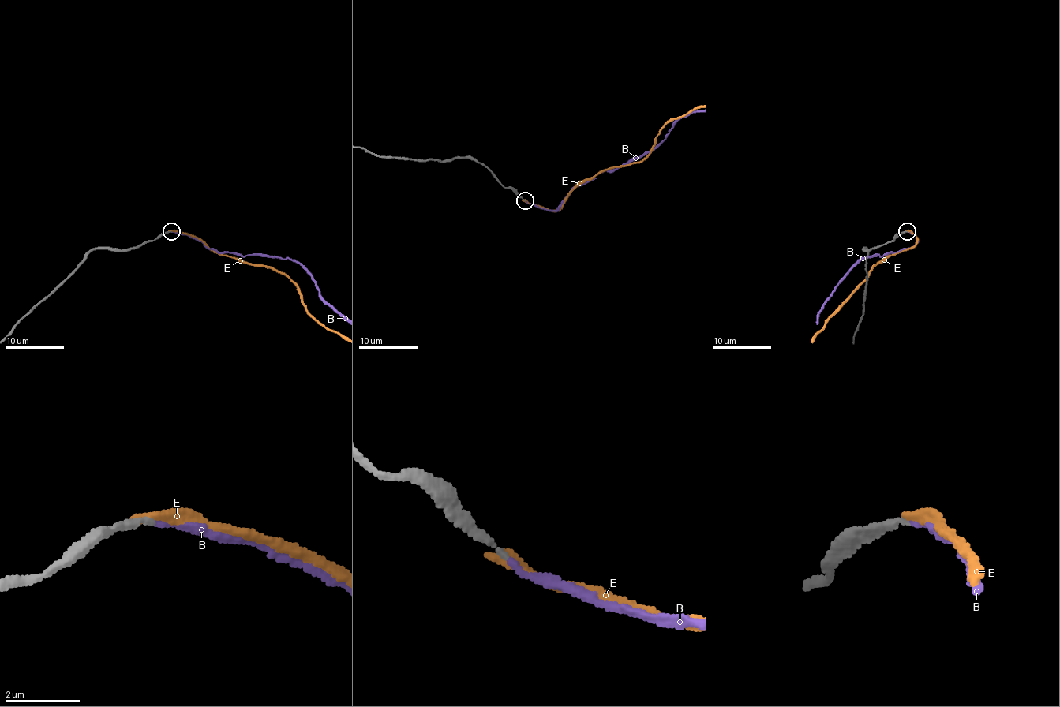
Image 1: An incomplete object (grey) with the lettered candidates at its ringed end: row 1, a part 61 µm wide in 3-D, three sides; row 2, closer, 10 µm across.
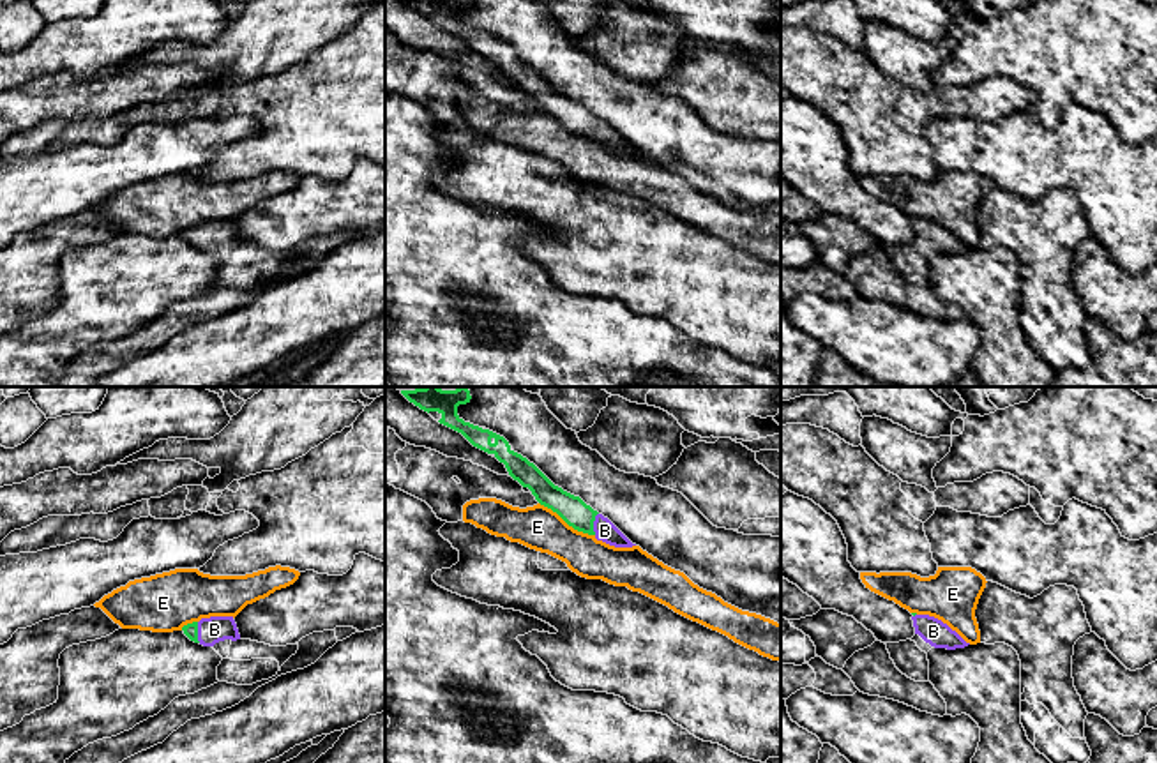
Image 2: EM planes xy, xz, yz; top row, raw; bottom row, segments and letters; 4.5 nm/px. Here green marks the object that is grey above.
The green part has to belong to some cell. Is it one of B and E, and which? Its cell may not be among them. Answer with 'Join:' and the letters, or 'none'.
Join: B

